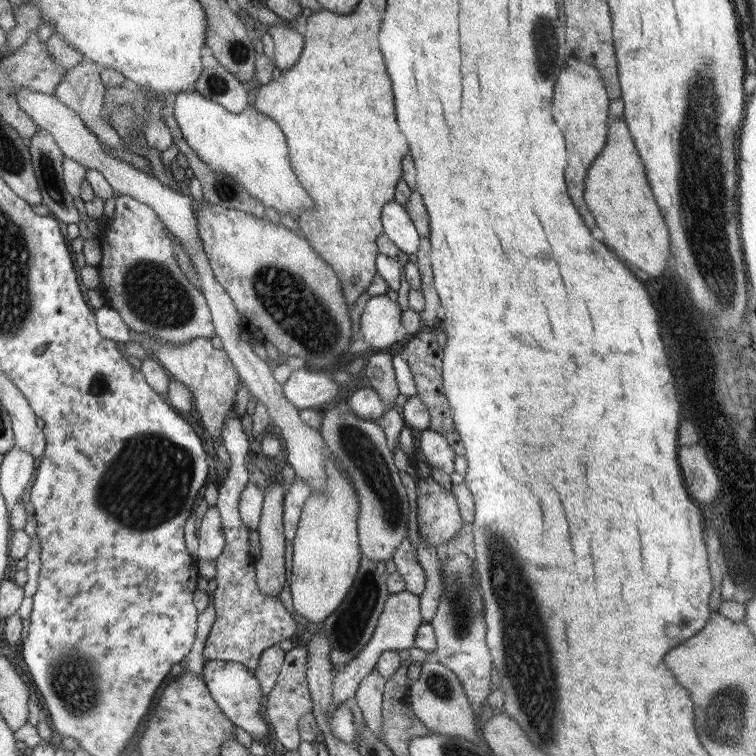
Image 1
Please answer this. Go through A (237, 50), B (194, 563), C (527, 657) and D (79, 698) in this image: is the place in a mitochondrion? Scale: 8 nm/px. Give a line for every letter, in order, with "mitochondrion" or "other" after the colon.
A: mitochondrion
B: other
C: mitochondrion
D: mitochondrion

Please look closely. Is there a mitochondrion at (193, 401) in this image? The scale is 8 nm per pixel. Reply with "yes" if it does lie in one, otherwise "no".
no

